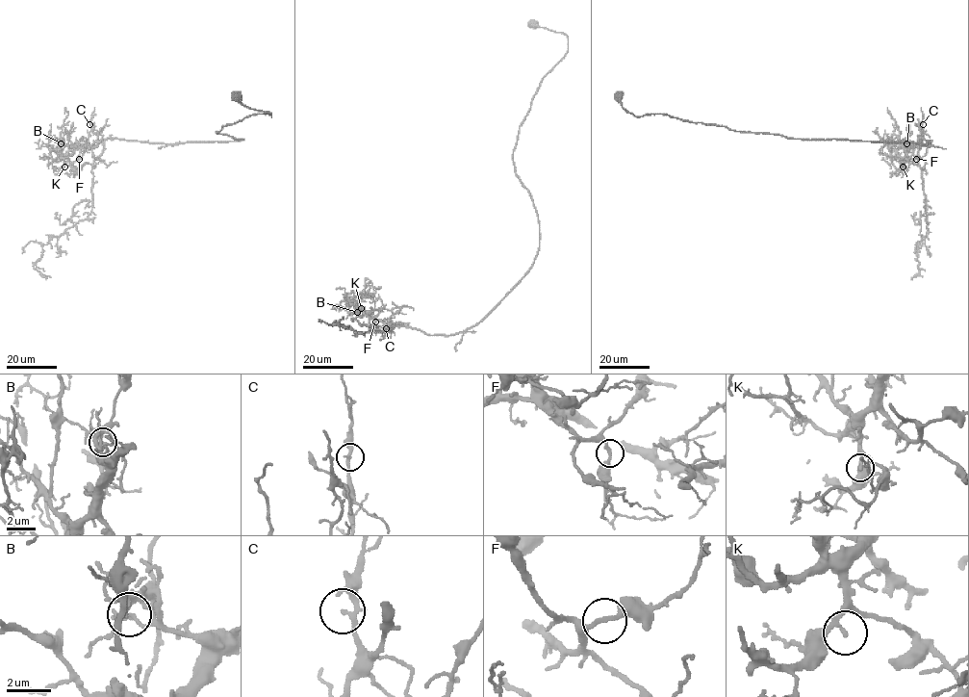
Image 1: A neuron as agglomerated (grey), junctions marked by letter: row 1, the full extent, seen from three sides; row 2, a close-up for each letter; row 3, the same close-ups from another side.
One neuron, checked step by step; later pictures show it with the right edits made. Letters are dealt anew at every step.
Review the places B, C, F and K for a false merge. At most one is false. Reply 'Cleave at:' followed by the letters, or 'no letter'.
Cleave at: B

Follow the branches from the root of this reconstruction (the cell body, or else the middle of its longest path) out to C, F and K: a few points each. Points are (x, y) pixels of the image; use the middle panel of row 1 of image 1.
C: (533, 25), (568, 41), (542, 81), (513, 154), (538, 217), (534, 261), (463, 331), (386, 328)
F: (533, 25), (568, 48), (513, 154), (539, 222), (531, 268), (463, 331), (364, 312), (375, 322)
K: (533, 25), (564, 33), (568, 48), (513, 154), (539, 222), (531, 268), (451, 335), (361, 308)

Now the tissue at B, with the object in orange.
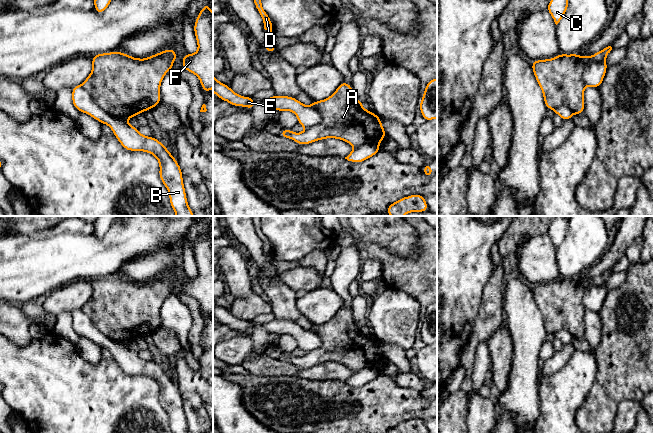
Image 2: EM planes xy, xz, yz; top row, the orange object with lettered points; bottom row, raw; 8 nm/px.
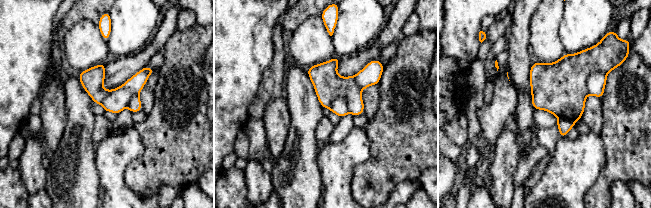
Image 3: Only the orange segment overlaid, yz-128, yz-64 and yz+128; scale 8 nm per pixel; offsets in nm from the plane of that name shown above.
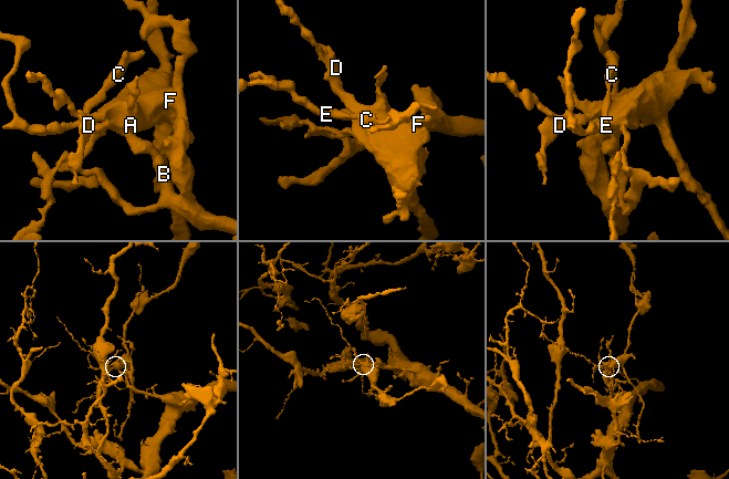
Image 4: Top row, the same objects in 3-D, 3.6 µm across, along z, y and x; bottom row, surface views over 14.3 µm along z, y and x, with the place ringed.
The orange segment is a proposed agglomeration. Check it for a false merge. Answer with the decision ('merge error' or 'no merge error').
merge error

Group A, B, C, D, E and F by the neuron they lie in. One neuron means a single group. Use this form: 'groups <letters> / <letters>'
groups A D / B C E F

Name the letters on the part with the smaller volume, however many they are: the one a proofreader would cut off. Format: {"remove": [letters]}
{"remove": ["A", "D"]}

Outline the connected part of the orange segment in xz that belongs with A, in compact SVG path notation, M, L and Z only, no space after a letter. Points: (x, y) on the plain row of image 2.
M345 305L330 321L313 325L312 330L322 340L320 348L302 357L283 353L279 360L292 363L299 369L335 362L355 370L362 368L379 370L379 367L387 360L380 341L362 330L362 326L353 319L351 308Z

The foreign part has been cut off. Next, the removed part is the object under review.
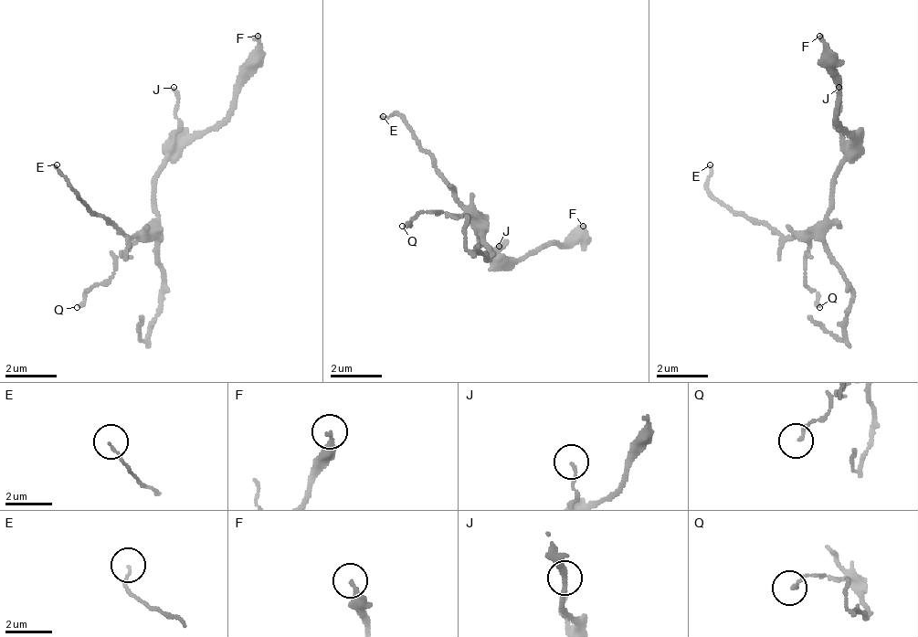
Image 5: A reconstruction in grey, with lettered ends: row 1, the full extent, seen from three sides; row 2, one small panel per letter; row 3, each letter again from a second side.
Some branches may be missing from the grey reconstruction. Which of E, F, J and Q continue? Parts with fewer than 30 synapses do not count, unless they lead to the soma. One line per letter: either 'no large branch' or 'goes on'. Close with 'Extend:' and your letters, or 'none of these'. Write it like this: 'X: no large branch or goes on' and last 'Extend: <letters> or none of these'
E: no large branch
F: no large branch
J: no large branch
Q: no large branch
Extend: none of these

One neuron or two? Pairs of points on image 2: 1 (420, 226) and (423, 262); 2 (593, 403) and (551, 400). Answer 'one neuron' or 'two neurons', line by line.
1: one neuron
2: two neurons

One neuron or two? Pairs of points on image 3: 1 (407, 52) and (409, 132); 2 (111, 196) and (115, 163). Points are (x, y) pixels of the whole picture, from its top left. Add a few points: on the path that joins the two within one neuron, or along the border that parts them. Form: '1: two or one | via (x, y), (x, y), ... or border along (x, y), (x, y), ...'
1: one | via (395, 72), (388, 89), (388, 107), (394, 113)
2: one | via (112, 188), (112, 171)

